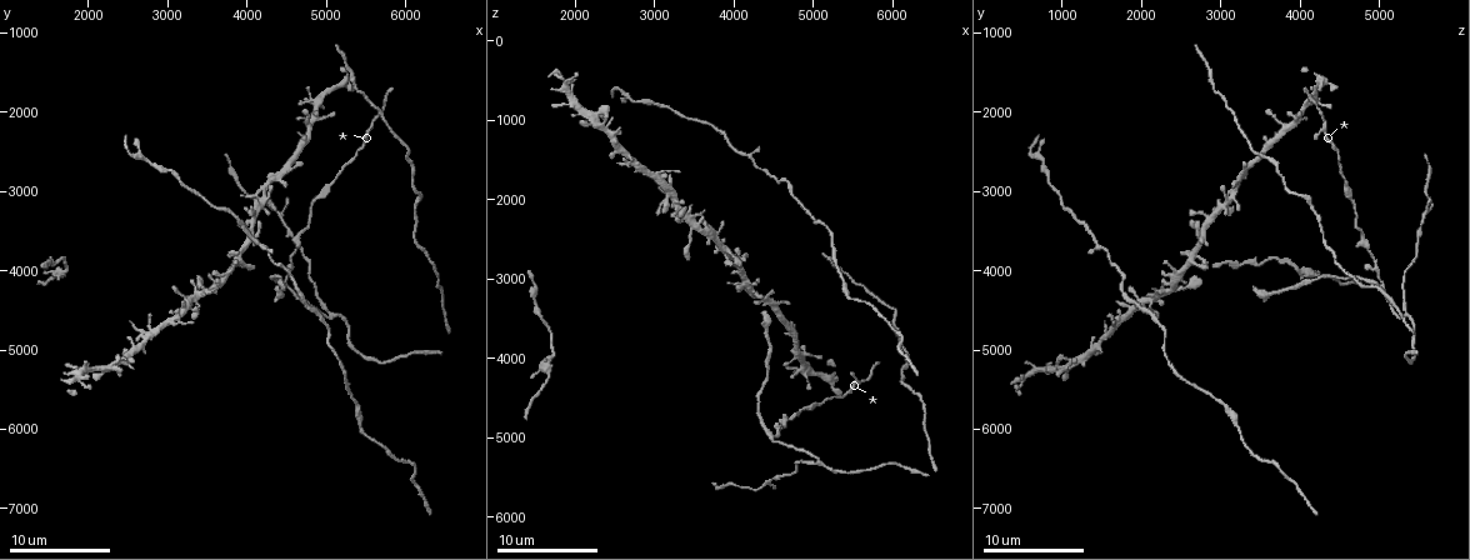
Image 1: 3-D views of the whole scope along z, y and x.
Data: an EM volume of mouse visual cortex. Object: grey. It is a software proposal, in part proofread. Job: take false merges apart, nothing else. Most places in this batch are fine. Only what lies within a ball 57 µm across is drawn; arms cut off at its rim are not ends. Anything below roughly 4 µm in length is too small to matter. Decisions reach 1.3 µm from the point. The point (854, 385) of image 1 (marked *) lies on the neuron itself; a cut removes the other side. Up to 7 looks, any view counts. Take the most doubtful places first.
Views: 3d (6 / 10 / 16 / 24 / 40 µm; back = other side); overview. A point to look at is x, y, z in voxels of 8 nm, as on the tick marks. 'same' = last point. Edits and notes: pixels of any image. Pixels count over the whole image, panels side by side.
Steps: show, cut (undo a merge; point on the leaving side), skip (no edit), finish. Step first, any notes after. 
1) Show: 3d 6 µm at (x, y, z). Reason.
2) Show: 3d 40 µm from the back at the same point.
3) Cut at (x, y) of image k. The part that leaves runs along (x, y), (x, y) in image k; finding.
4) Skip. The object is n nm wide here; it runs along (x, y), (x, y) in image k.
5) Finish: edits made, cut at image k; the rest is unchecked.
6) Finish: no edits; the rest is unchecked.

Show: 3d 16 µm at (5100, 4550, 5350). A fork.

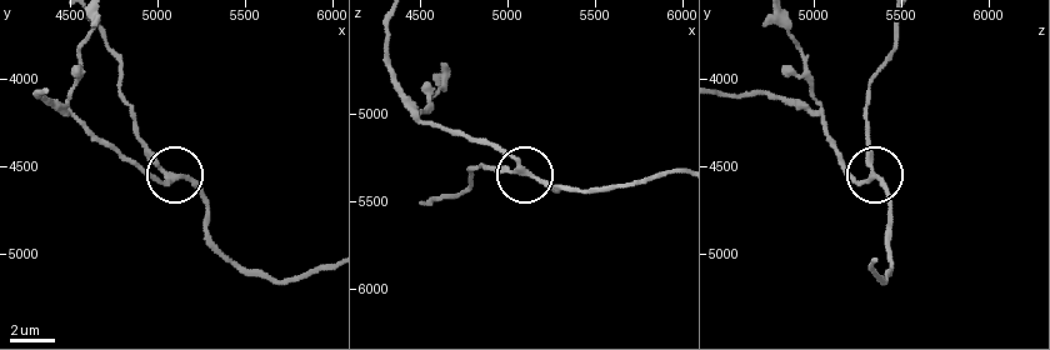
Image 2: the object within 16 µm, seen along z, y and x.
Skip. The side arm is 22 µm long; it runs along (95, 21), (73, 111), (170, 176), (136, 136) in image 2; one neuron here.

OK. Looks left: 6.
Show: 3d 10 µm at (3150, 4500, 1950). Looks like a crossing.

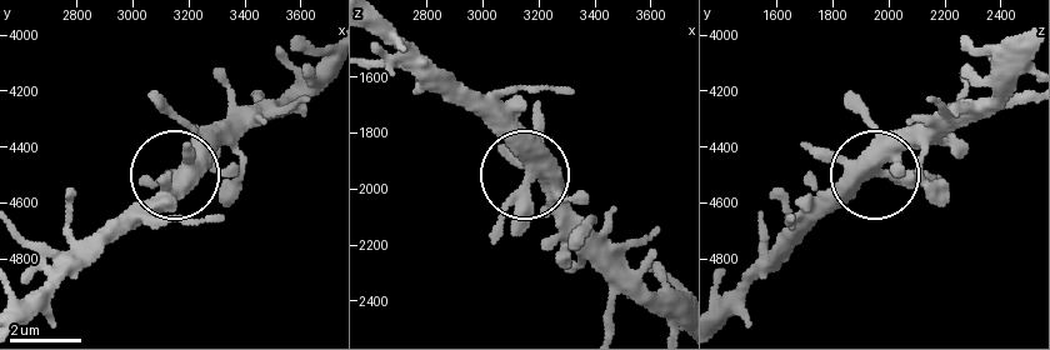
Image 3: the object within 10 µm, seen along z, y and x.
Skip. The object is 410 nm wide here; it runs along (675, 318), (463, 96) in image 3; one neuron here.

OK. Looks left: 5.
Show: 3d 10 µm at (3750, 4050, 2400).

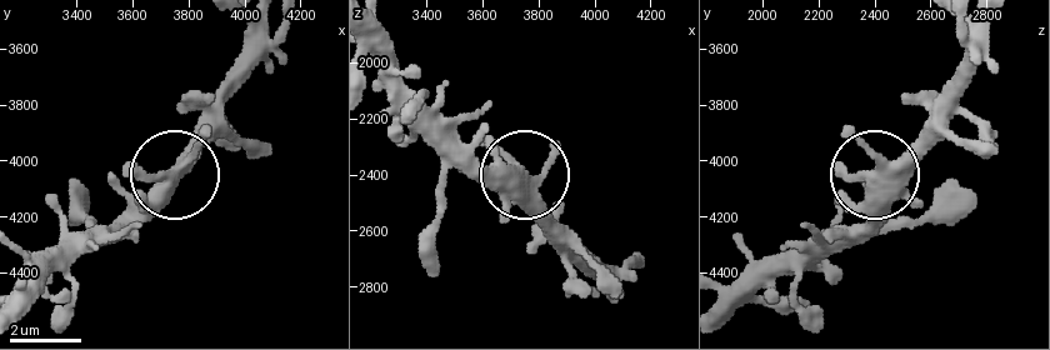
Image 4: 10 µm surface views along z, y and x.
Skip. 4 arms meet here; it runs along (990, 25), (988, 53), (964, 89), (876, 178), (868, 238) in image 4; continuous, no second neuron.

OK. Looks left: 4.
Show: 3d 6 µm at (1650, 4050, 4150). Side arm on a straight run.

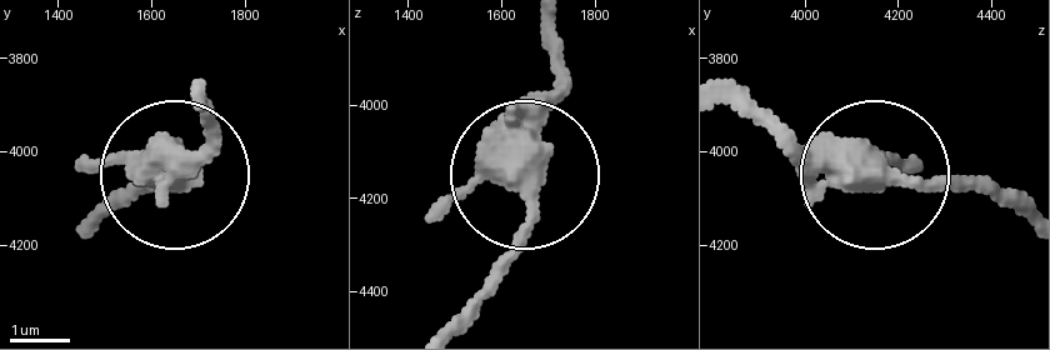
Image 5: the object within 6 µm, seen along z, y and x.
Show: 3d 6 µm from the back at (1660, 4050, 4170). Other side.

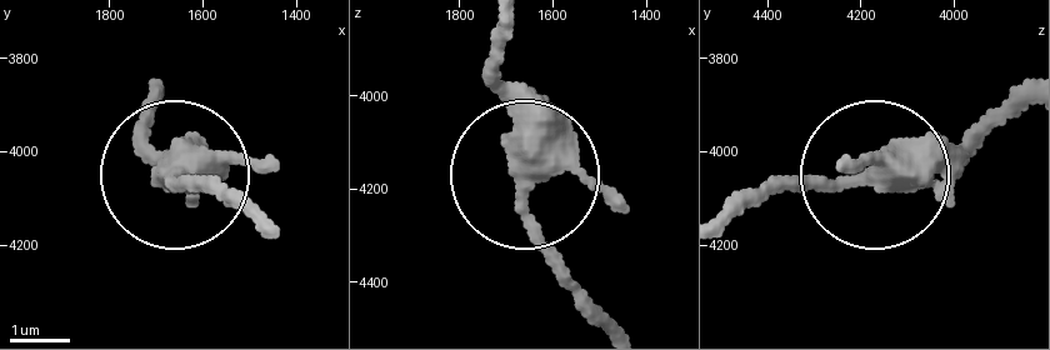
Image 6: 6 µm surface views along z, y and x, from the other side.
Skip. The object is 350 nm wide here; all the same neuron.

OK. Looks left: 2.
Finish: no edits; the rest is unchecked.

